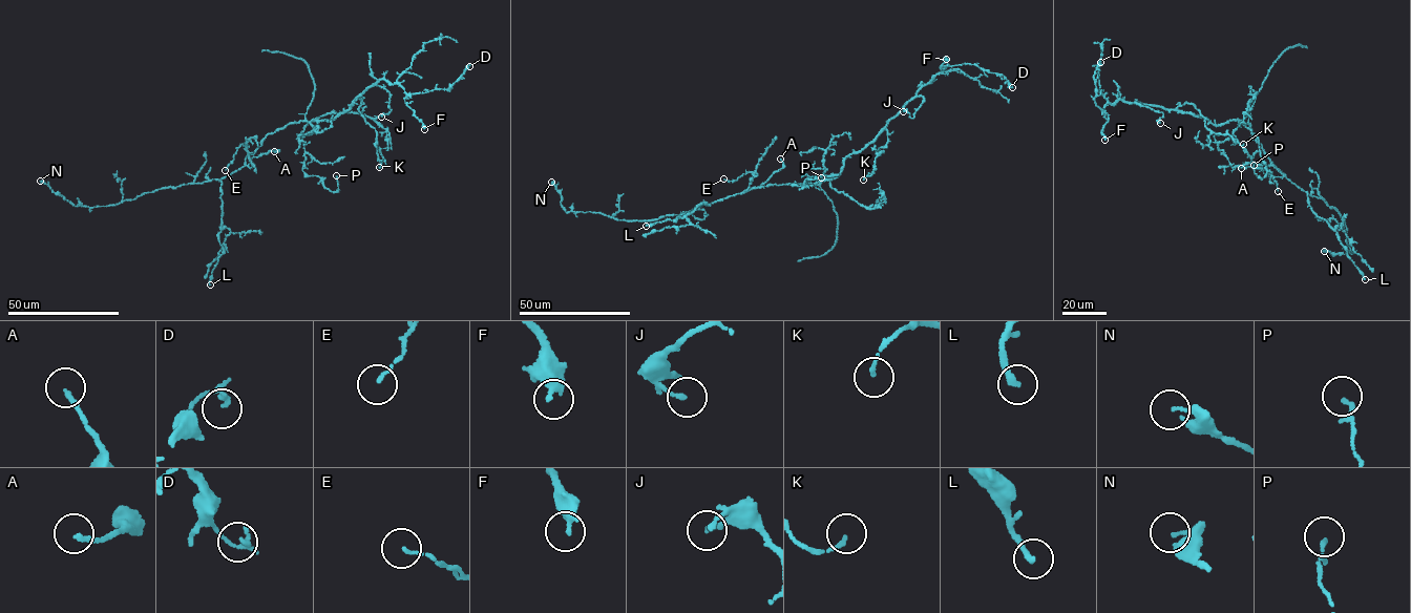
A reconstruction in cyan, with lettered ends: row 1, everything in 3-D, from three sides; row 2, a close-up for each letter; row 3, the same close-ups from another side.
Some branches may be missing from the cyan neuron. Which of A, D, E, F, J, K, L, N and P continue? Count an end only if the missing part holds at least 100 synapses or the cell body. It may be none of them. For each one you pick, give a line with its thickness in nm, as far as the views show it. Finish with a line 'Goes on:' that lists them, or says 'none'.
Goes on: none

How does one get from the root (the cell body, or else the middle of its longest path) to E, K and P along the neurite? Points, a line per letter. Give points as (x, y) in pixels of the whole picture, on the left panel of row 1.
E: (281, 129), (268, 133), (253, 153), (247, 156), (245, 165), (251, 168), (247, 149), (241, 144), (225, 170)
K: (281, 129), (300, 121), (332, 120), (361, 99), (359, 111), (376, 132), (376, 146), (384, 159), (379, 167)
P: (281, 129), (306, 121), (300, 135), (304, 151), (302, 171), (318, 176), (332, 192), (338, 190), (336, 175)

